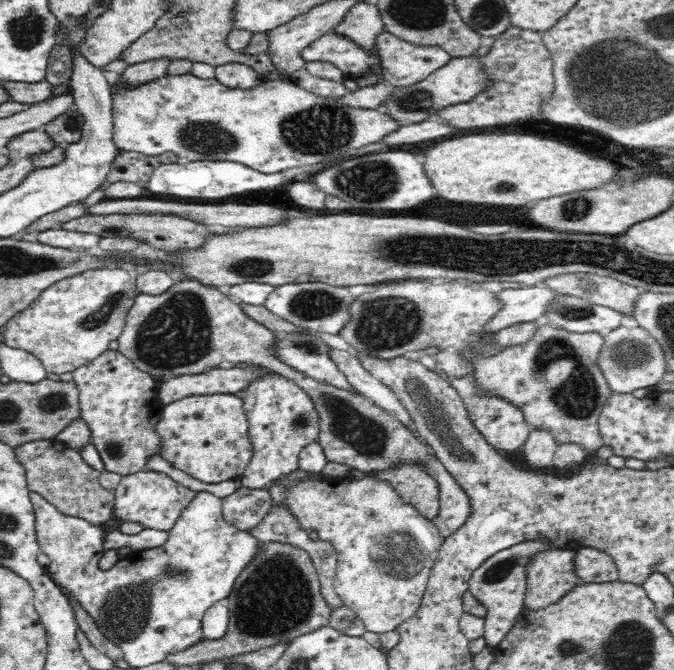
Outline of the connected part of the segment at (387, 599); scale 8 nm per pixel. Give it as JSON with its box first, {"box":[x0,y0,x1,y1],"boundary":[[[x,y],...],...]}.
{"box":[287,474,445,634],"boundary":[[[373,474],[359,481],[348,477],[304,481],[289,492],[287,504],[298,517],[302,528],[318,530],[320,539],[334,543],[337,550],[334,577],[337,595],[346,607],[361,618],[367,631],[382,634],[397,629],[418,612],[431,568],[434,568],[435,558],[445,539],[439,535],[431,519],[422,516],[412,505],[402,502],[388,483],[374,479]]]}

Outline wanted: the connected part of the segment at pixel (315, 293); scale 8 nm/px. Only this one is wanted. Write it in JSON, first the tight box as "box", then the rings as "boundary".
{"box":[263,283,358,335],"boundary":[[[325,283],[284,284],[274,287],[263,305],[266,309],[302,330],[339,335],[351,321],[350,308],[358,300],[350,287]]]}

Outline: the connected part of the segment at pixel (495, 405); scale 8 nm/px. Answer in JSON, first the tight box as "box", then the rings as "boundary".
{"box":[448,375,533,454],"boundary":[[[474,375],[462,377],[461,379],[458,377],[450,377],[448,379],[450,384],[458,391],[460,397],[462,397],[470,420],[475,424],[480,436],[486,439],[486,443],[494,447],[496,451],[502,450],[502,453],[504,452],[506,454],[513,454],[522,450],[523,444],[528,440],[533,430],[526,423],[523,413],[518,408],[515,408],[512,404],[500,398],[489,398],[488,396],[481,398],[481,394],[478,393],[478,389],[474,385],[476,384]]]}

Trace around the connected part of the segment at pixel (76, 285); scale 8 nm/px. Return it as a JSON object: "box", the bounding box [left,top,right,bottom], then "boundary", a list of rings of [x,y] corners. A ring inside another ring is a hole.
{"box":[4,268,138,374],"boundary":[[[122,268],[90,269],[52,284],[25,310],[14,315],[7,323],[4,335],[6,345],[30,352],[38,357],[44,368],[54,374],[74,372],[77,368],[97,359],[108,350],[110,342],[117,340],[125,328],[125,320],[138,296],[136,284]]]}

